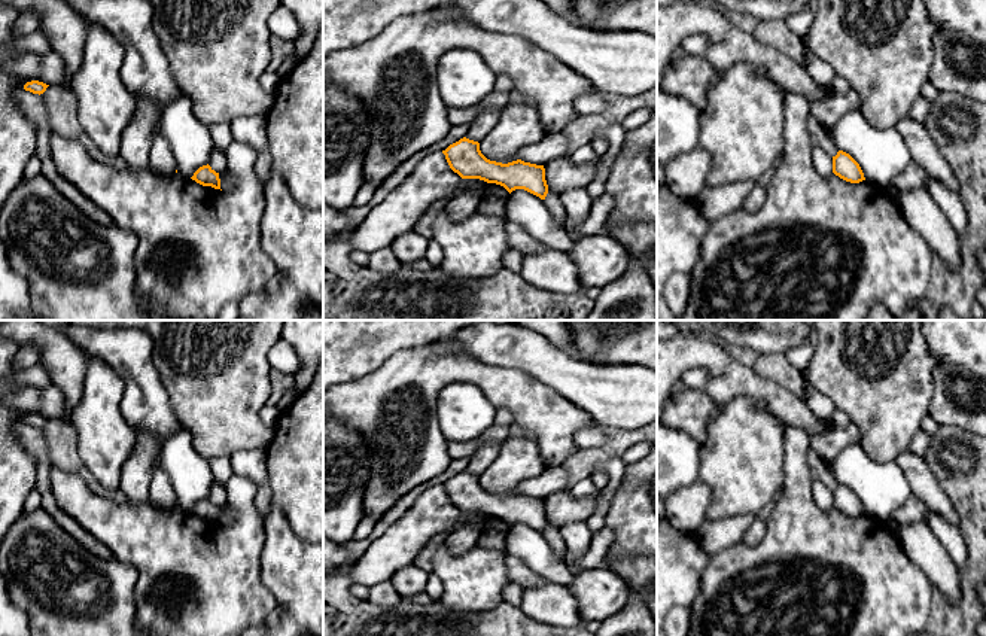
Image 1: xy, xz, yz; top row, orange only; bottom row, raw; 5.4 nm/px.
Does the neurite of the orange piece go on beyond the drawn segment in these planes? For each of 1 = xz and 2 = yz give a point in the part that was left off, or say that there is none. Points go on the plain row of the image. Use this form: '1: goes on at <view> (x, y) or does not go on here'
1: does not go on here
2: does not go on here

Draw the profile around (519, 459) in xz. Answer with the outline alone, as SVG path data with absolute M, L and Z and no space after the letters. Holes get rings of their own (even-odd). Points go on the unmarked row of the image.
M509 436L500 442L497 457L480 475L481 487L496 496L517 495L520 483L541 475L545 465L533 438Z

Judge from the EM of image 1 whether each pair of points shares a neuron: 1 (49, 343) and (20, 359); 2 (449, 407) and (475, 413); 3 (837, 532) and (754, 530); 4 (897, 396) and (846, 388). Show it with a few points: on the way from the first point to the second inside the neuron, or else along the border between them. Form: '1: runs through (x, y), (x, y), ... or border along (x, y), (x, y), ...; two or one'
1: border along (20, 346), (35, 344), (39, 350), (39, 361); two
2: runs through (455, 407), (469, 413); one
3: border along (766, 522), (760, 541), (740, 542); two
4: runs through (885, 388), (858, 388); one

